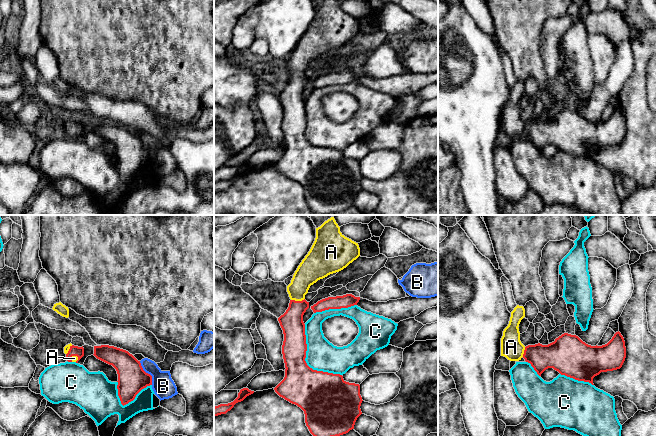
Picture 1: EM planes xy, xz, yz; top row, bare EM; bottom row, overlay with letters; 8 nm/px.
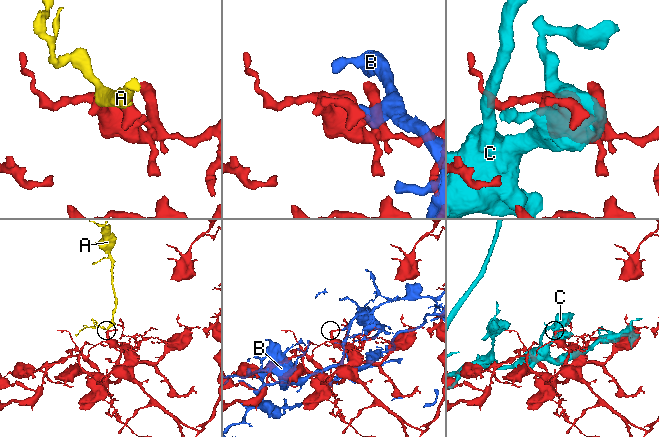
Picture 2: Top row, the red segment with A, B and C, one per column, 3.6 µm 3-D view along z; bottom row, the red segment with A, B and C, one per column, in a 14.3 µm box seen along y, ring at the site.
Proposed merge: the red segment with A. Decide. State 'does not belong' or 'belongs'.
belongs

